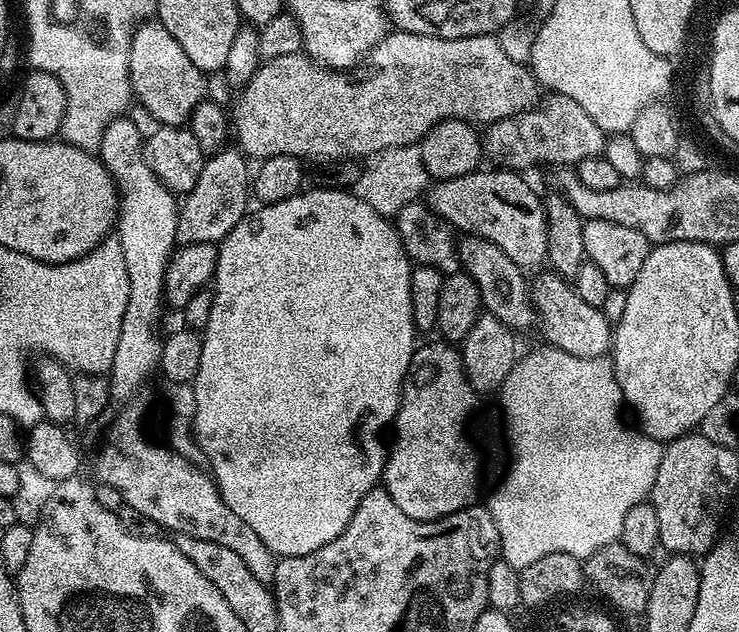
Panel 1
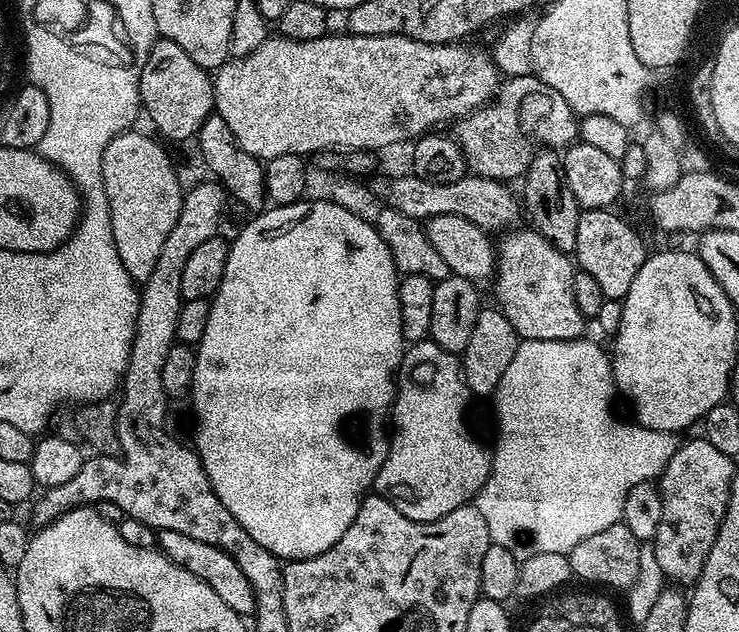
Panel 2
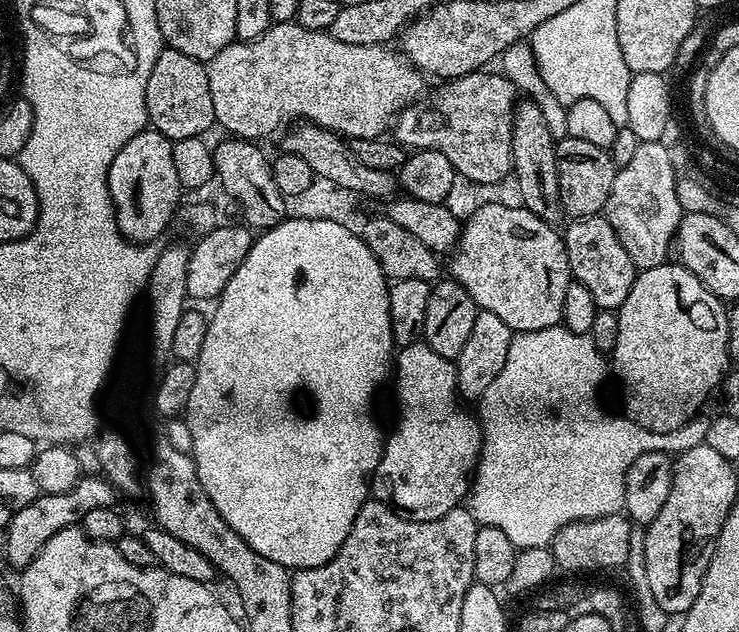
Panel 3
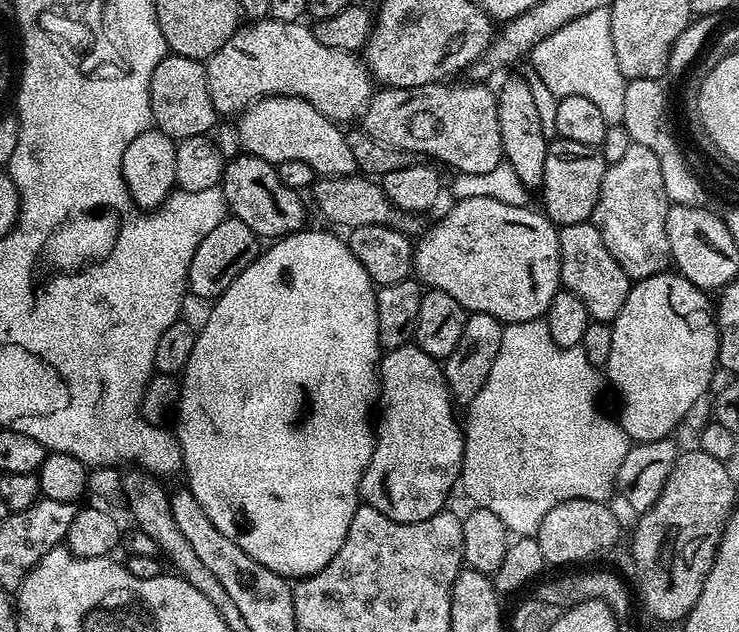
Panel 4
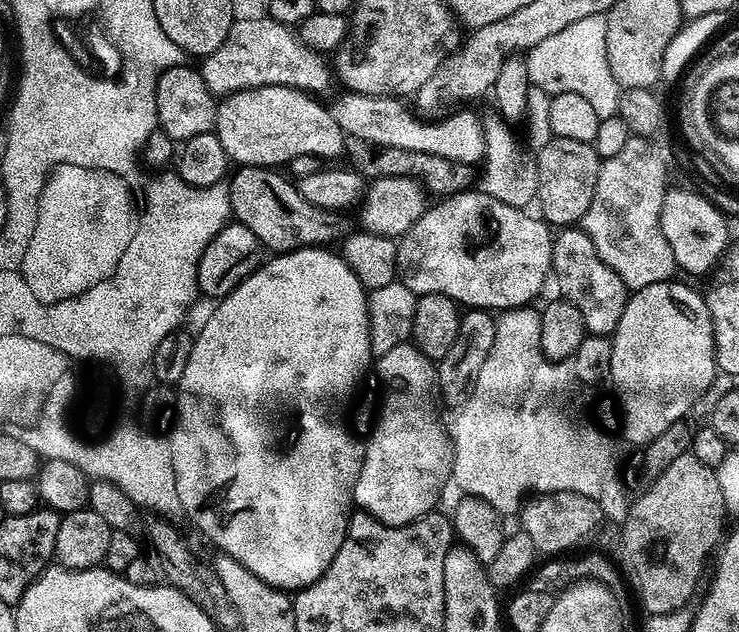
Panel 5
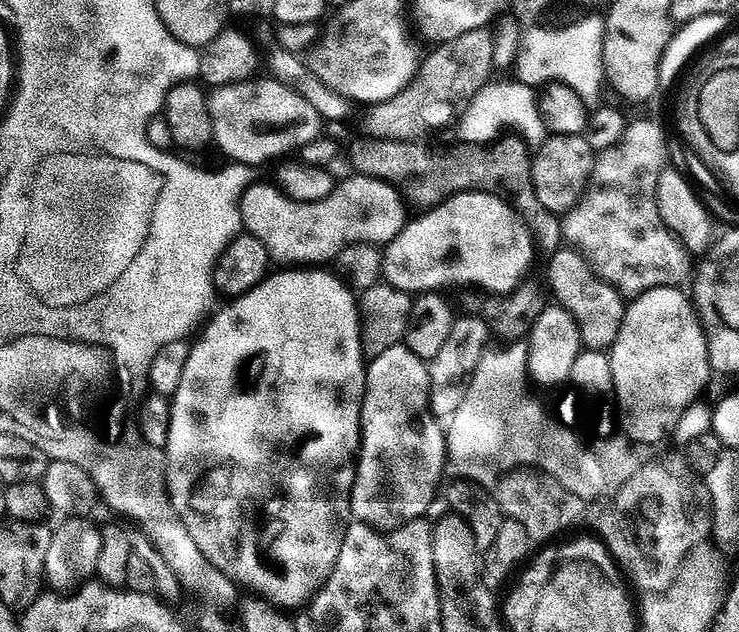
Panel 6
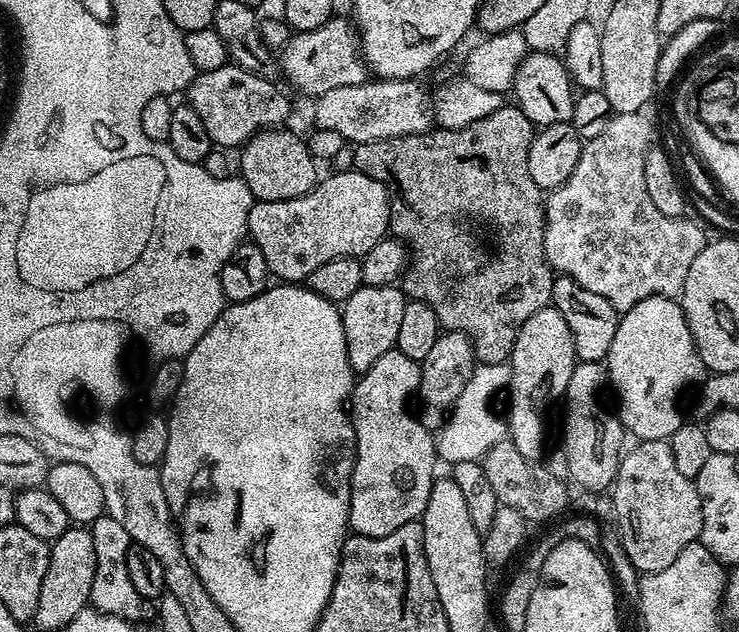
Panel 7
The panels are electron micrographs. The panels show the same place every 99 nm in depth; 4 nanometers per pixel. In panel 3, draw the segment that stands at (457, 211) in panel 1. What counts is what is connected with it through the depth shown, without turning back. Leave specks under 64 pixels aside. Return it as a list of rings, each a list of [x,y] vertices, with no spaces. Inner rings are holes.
[[[307,122],[297,123],[293,128],[296,129],[285,138],[283,147],[289,152],[296,152],[298,158],[306,158],[306,162],[310,162],[310,170],[314,170],[317,177],[330,179],[360,198],[370,196],[379,202],[387,202],[397,195],[397,177],[390,172],[370,170],[370,166],[362,166],[362,162],[358,162],[358,158],[354,158],[349,150],[345,137]]]

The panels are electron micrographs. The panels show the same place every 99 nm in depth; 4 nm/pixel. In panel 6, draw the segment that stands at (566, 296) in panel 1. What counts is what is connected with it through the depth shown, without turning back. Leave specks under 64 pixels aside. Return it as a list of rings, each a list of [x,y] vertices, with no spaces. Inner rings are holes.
[[[456,192],[453,196],[447,196],[440,204],[435,204],[433,208],[421,211],[416,217],[409,219],[403,226],[402,230],[398,230],[398,234],[388,244],[383,245],[380,253],[381,266],[380,274],[383,283],[394,286],[398,290],[409,294],[419,294],[422,292],[434,292],[443,289],[443,284],[481,284],[488,294],[507,294],[513,291],[524,279],[524,274],[528,267],[532,264],[532,252],[534,253],[534,245],[532,243],[532,235],[528,232],[528,227],[524,225],[524,219],[520,217],[515,208],[509,201],[502,196],[495,196],[493,192]]]

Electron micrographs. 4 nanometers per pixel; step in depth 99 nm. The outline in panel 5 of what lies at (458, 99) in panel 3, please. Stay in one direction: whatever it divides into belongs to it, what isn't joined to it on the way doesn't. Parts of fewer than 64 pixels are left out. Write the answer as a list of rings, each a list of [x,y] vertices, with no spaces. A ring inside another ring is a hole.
[[[345,91],[343,95],[344,97],[340,100],[338,119],[340,129],[344,131],[345,137],[366,138],[366,142],[374,142],[378,146],[394,146],[398,150],[414,150],[418,154],[430,154],[438,158],[446,158],[452,161],[453,164],[475,166],[476,163],[479,165],[485,159],[484,126],[481,117],[476,117],[472,112],[464,112],[468,110],[453,111],[448,114],[453,114],[453,116],[445,115],[440,118],[445,118],[445,120],[440,120],[437,124],[431,124],[428,121],[431,119],[421,118],[409,105],[409,109],[404,105],[407,103],[403,99],[395,96],[367,96],[361,92],[349,91]]]

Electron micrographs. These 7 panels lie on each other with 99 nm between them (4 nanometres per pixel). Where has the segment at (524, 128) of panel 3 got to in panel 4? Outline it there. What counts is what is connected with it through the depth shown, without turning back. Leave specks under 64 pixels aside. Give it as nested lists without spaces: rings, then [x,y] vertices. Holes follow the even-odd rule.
[[[522,76],[508,79],[497,91],[497,104],[505,161],[513,168],[527,189],[539,189],[543,185],[546,154],[550,142],[542,130],[538,106],[535,105],[527,79]]]

